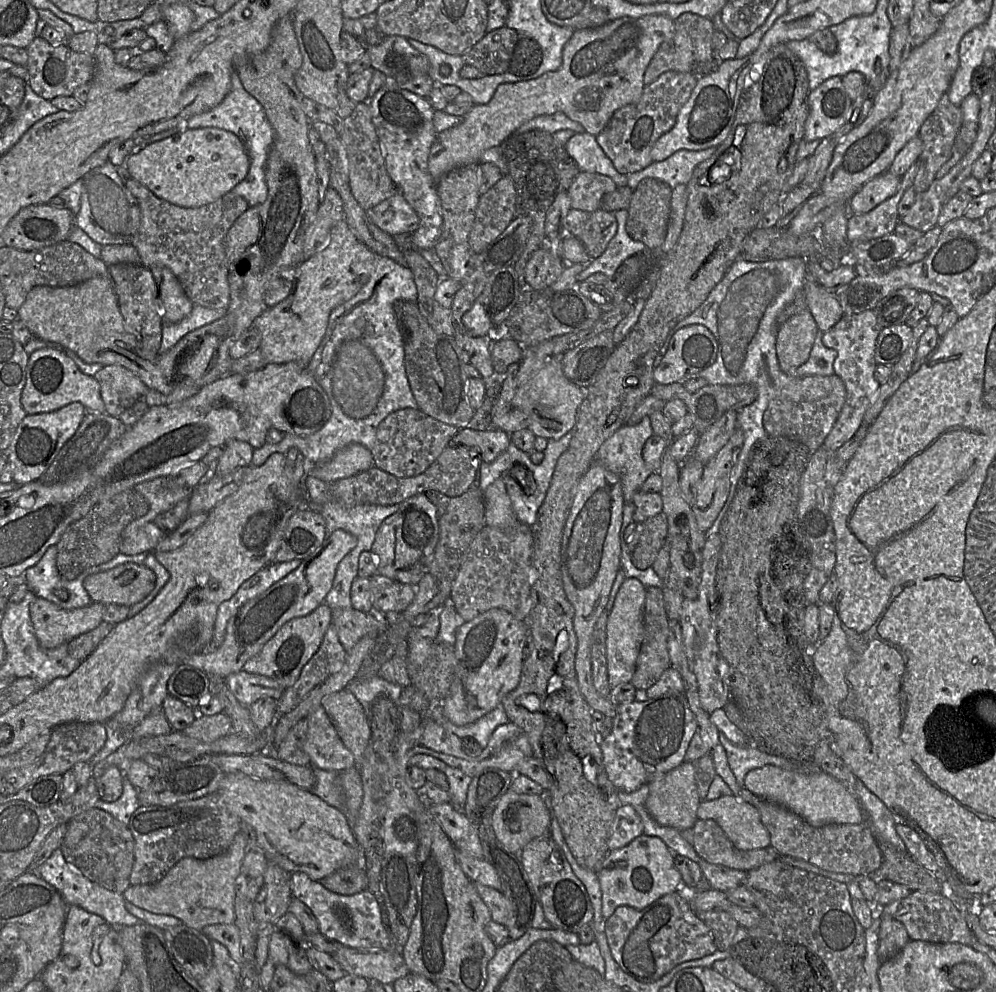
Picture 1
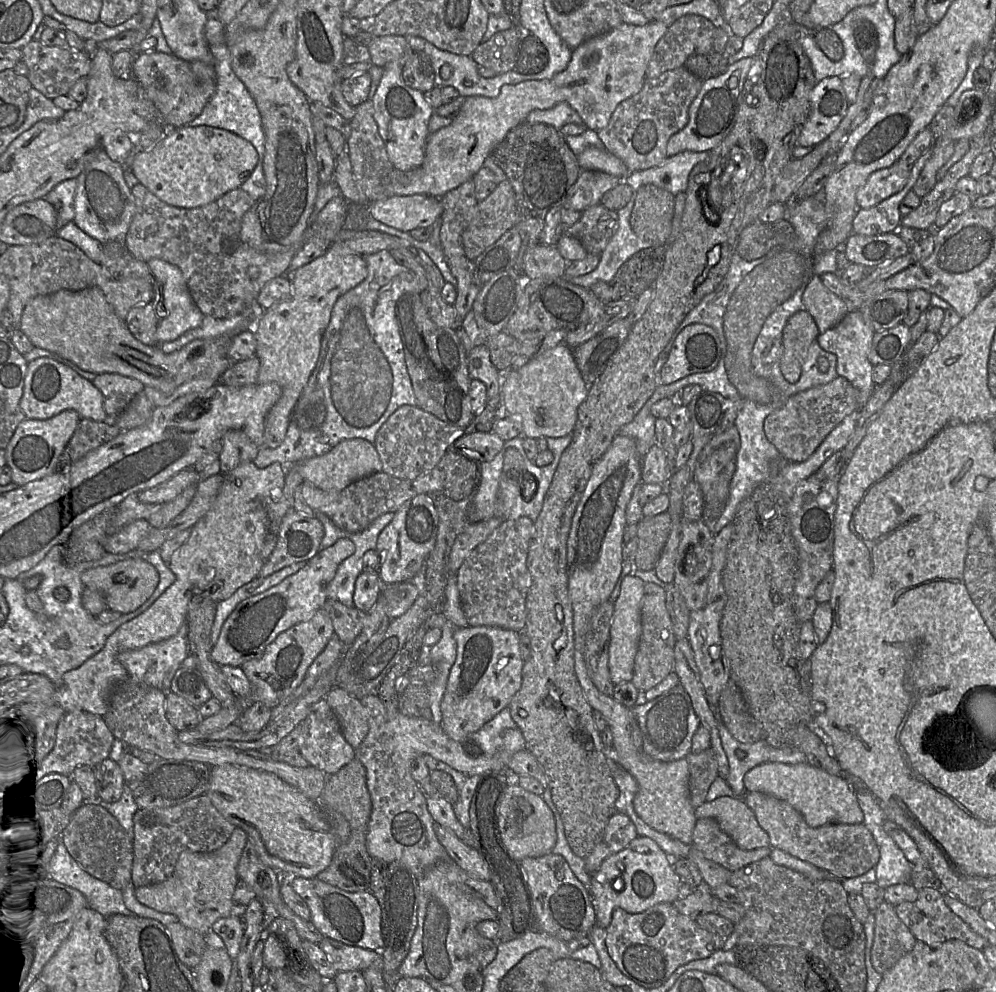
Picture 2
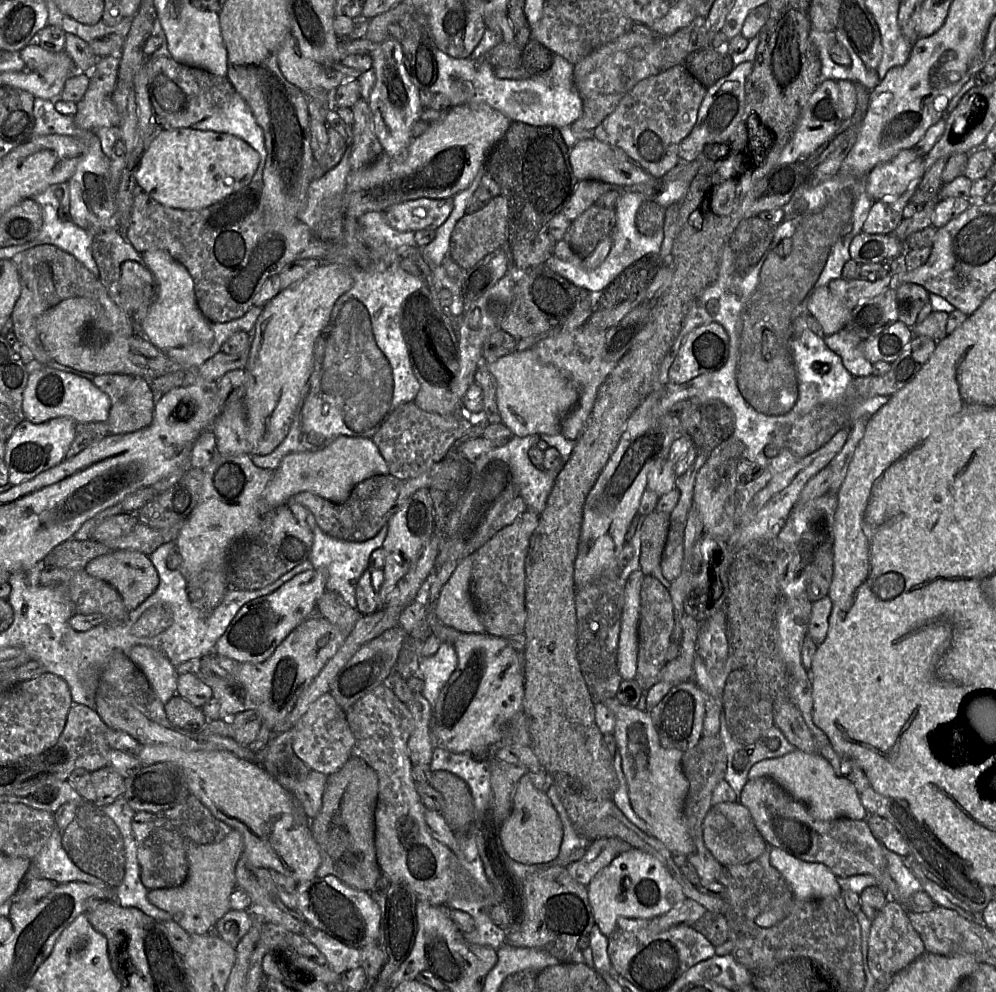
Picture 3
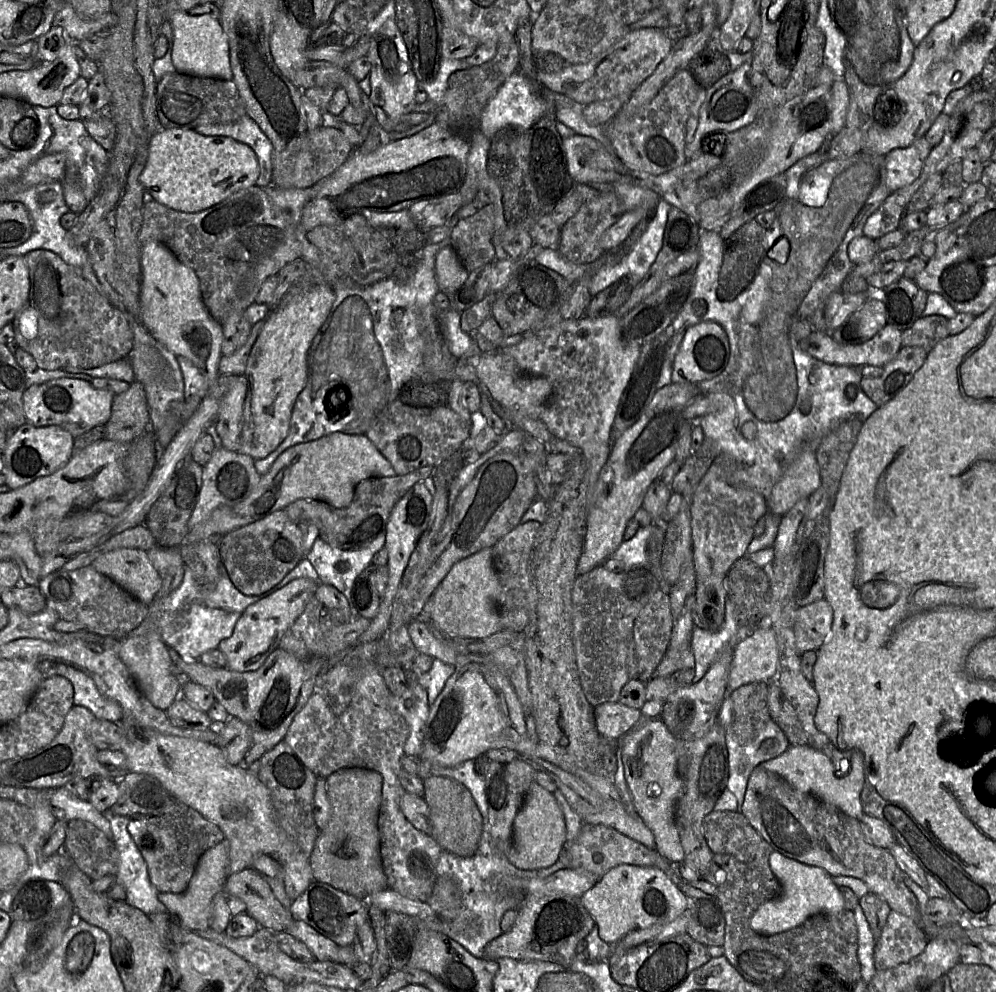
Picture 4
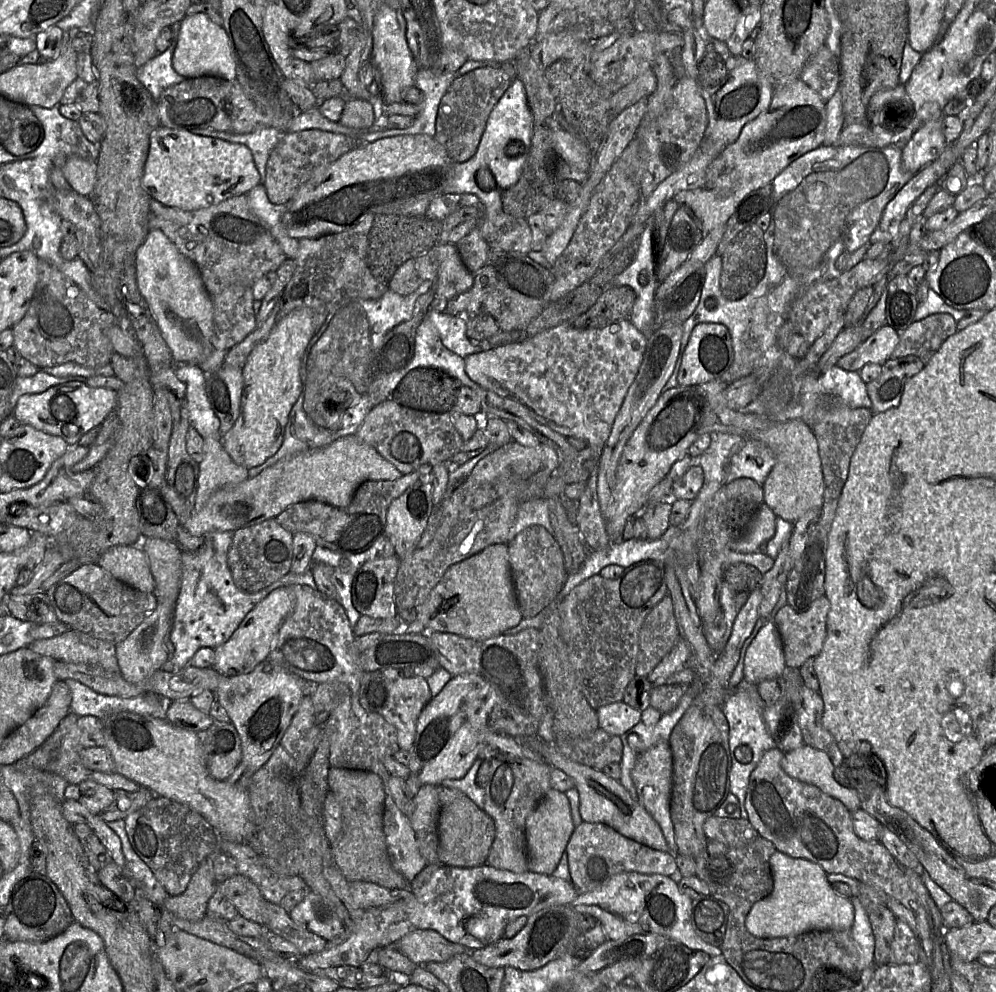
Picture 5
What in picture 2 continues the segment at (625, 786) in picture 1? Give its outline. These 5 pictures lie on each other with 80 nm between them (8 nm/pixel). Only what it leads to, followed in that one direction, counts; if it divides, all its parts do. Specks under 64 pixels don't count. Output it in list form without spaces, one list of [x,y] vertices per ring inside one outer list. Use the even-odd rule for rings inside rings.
[[[680,683],[657,698],[647,700],[643,705],[633,706],[632,712],[640,729],[646,755],[655,760],[669,762],[685,758],[691,752],[692,737],[700,726],[700,721],[690,696]]]

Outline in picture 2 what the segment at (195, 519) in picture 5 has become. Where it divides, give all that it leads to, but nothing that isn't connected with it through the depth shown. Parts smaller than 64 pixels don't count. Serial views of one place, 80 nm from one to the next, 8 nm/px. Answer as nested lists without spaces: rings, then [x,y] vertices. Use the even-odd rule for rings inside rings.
[[[361,438],[343,440],[324,455],[306,459],[297,465],[304,481],[322,490],[335,491],[342,490],[352,482],[372,473],[382,471],[382,463],[374,444]]]

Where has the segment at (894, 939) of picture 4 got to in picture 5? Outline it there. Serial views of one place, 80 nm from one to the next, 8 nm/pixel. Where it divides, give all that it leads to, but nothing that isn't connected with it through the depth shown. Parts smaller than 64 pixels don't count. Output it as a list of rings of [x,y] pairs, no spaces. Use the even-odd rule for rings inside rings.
[[[898,918],[895,924],[888,964],[916,964],[918,961],[918,941],[909,925],[902,919]]]

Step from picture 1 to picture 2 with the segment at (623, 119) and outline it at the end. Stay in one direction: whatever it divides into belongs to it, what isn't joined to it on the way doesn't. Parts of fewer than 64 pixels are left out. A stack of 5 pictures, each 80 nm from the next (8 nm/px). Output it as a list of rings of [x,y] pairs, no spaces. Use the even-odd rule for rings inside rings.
[[[684,67],[666,71],[653,79],[646,79],[642,89],[621,102],[608,125],[597,131],[604,149],[620,158],[629,173],[662,164],[671,136],[682,130],[689,120],[689,108],[698,95],[702,82]]]

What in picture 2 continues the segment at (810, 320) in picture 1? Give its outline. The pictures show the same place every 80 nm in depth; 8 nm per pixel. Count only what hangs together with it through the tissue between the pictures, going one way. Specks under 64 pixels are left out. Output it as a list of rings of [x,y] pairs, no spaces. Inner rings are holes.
[[[806,309],[796,312],[787,321],[783,330],[780,369],[789,382],[794,383],[800,378],[808,349],[819,334],[814,318]]]

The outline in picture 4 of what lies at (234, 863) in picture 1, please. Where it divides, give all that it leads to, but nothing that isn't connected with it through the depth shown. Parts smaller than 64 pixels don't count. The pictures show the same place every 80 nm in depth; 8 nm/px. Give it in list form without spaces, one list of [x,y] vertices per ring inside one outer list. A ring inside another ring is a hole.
[[[224,838],[215,846],[207,849],[199,858],[195,871],[186,890],[182,893],[159,892],[158,900],[183,928],[201,931],[210,928],[211,904],[213,897],[224,891],[228,877],[229,842]]]

